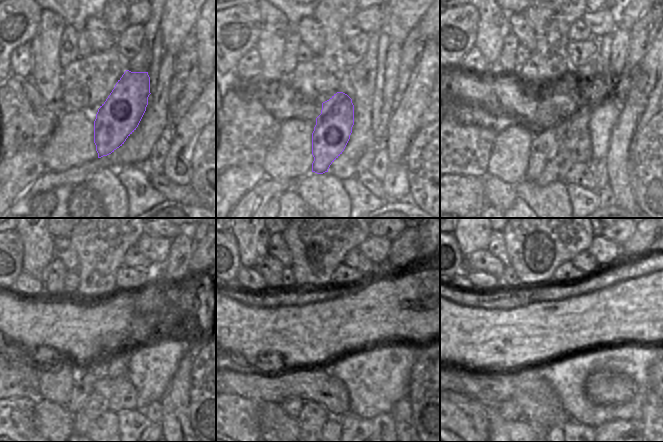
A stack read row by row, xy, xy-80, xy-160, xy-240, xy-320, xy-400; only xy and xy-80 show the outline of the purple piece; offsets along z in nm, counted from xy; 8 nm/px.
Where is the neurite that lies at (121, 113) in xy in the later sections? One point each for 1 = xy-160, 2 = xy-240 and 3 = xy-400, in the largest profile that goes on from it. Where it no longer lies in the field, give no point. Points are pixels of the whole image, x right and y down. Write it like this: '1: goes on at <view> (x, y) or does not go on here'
1: goes on at xy-160 (548, 138)
2: goes on at xy-240 (89, 373)
3: goes on at xy-400 (511, 412)

